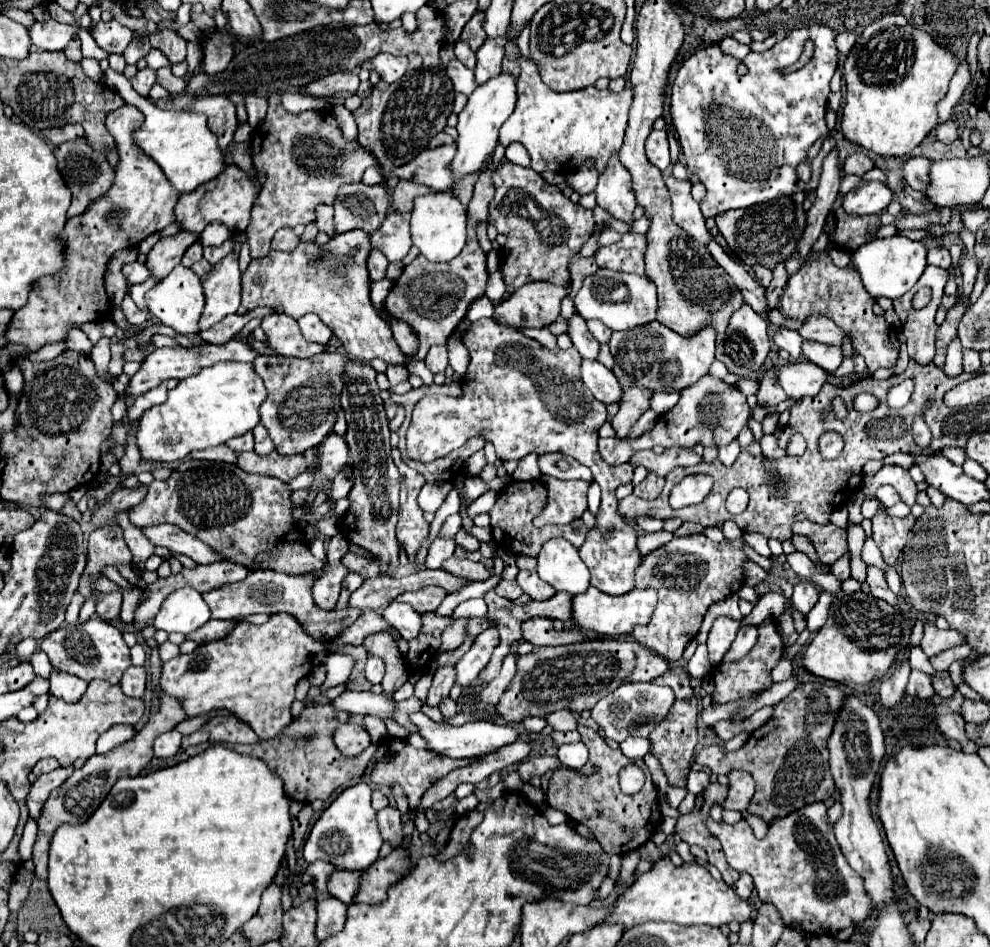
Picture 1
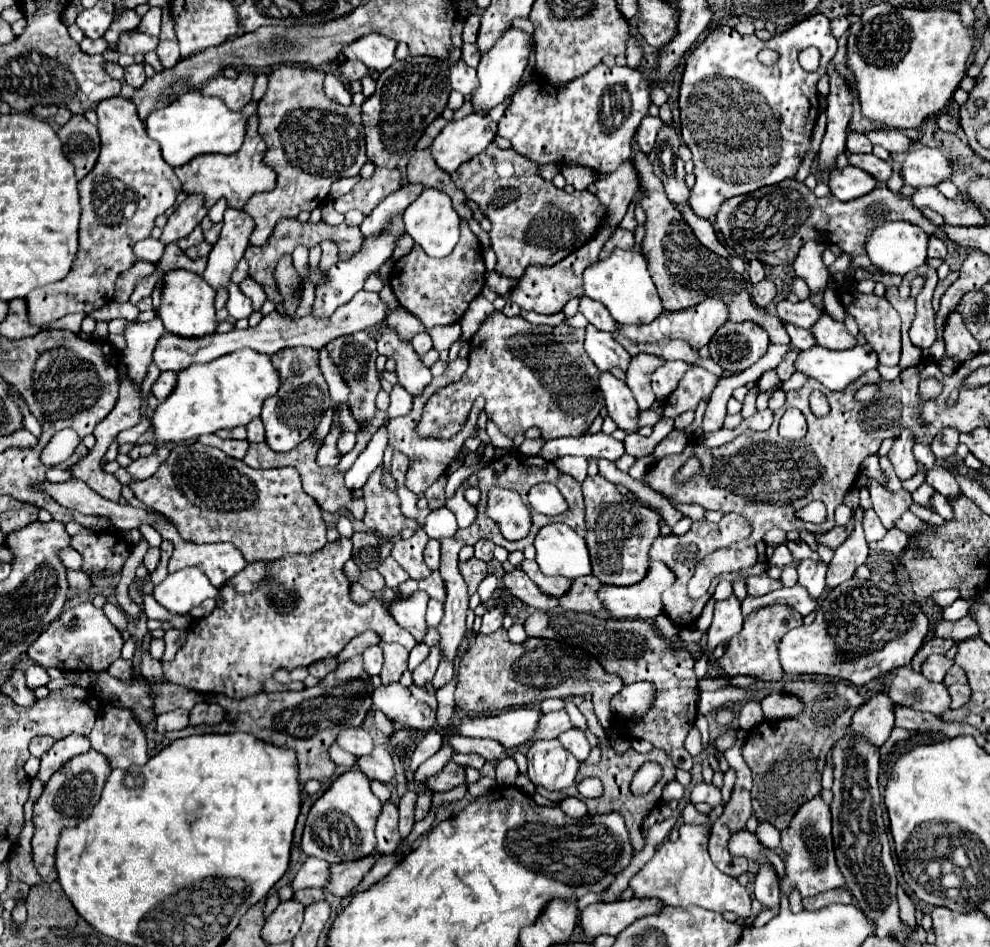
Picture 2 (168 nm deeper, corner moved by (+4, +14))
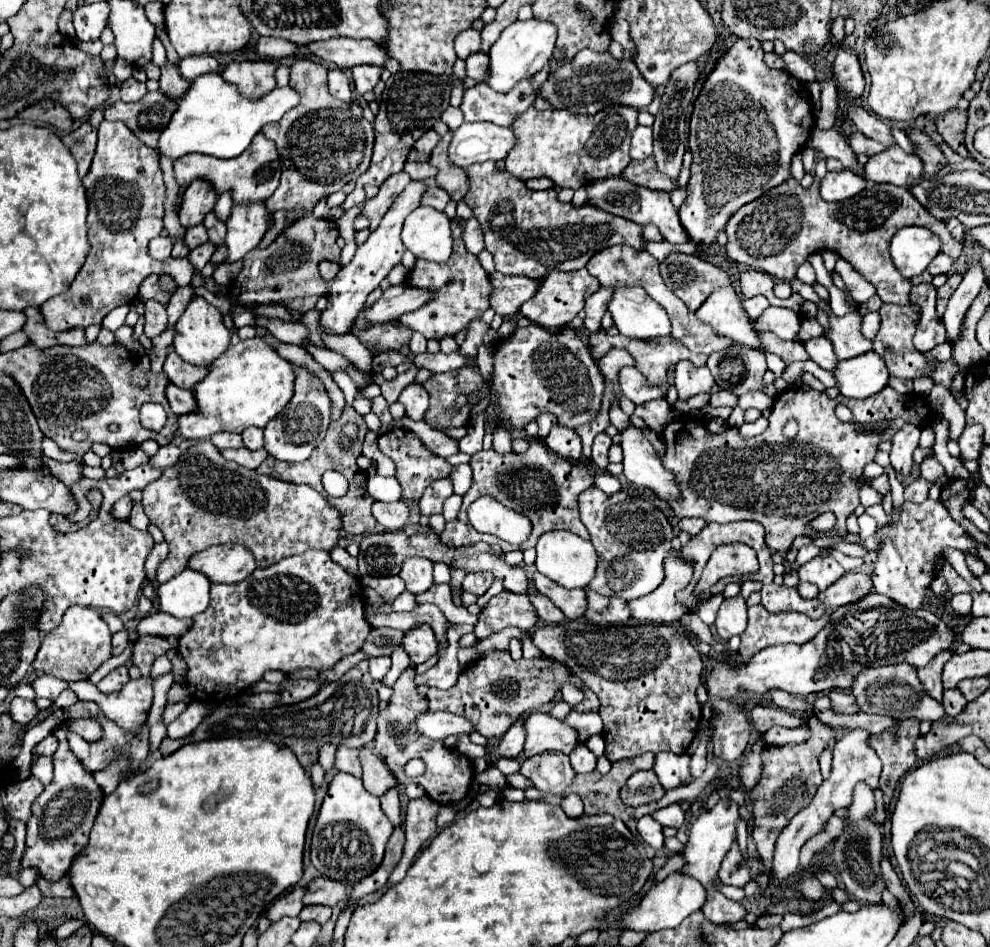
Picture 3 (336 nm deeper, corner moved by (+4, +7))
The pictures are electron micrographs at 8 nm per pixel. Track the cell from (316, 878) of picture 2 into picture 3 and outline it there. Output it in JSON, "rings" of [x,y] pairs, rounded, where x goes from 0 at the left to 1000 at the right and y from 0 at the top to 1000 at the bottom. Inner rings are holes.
{"rings":[[[298,937],[292,943],[288,943],[286,947],[282,947],[272,960],[270,960],[270,968],[274,973],[280,973],[284,968],[300,968],[304,958],[306,958],[306,945],[310,943],[310,937]]]}

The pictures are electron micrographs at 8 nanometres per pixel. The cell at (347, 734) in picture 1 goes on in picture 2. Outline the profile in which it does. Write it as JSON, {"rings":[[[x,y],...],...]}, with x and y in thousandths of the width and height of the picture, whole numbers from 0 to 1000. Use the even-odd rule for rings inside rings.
{"rings":[[[348,769],[342,775],[340,786],[357,798],[371,798],[377,792],[377,781],[367,769]]]}

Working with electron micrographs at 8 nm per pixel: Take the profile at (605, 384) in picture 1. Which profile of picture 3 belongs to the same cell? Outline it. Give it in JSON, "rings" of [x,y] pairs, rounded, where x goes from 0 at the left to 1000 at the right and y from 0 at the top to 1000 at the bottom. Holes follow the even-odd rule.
{"rings":[[[637,445],[627,455],[627,472],[629,472],[629,502],[633,508],[658,516],[666,527],[676,529],[678,525],[686,525],[686,514],[678,497],[674,497],[666,483],[662,480],[660,470],[652,464],[645,451]]]}

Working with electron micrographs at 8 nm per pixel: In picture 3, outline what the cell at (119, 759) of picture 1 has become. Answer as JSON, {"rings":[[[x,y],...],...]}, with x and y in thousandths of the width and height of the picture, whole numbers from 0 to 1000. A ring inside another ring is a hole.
{"rings":[[[66,782],[58,789],[54,806],[56,820],[33,848],[33,861],[27,869],[27,894],[21,909],[23,916],[37,916],[47,930],[60,930],[70,920],[74,905],[90,888],[90,878],[104,846],[104,835],[100,835],[94,816],[86,814]]]}

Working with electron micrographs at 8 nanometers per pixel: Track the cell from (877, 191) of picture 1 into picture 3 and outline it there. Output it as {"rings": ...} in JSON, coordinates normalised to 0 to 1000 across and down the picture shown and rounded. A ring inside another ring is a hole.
{"rings":[[[847,181],[847,183],[835,183],[829,191],[829,208],[833,212],[852,212],[860,210],[864,204],[870,204],[874,200],[874,189],[860,183],[860,181]]]}

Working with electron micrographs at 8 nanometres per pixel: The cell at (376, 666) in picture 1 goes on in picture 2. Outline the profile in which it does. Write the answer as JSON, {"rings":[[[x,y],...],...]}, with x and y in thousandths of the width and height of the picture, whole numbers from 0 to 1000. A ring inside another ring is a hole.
{"rings":[[[375,682],[371,688],[367,688],[367,705],[373,714],[383,714],[387,703],[387,686],[383,682]]]}

